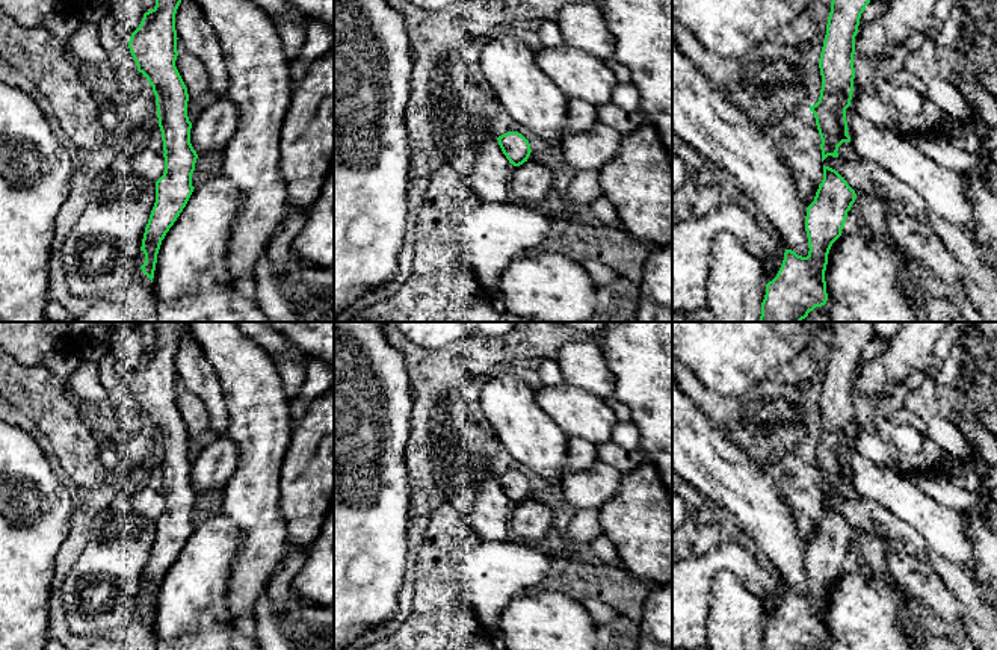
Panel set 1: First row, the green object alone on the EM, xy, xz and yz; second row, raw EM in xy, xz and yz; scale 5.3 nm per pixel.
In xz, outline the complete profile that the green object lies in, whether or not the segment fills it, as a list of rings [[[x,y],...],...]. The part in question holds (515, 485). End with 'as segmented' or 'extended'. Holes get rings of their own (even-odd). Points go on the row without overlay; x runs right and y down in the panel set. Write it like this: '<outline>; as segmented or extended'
[[[508,470],[497,476],[498,484],[514,505],[527,500],[532,488],[529,479],[518,470]]]; as segmented

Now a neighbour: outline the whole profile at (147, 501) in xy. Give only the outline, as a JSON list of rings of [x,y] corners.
[[[151,487],[137,490],[130,502],[136,512],[150,517],[154,522],[165,511],[165,496]]]

